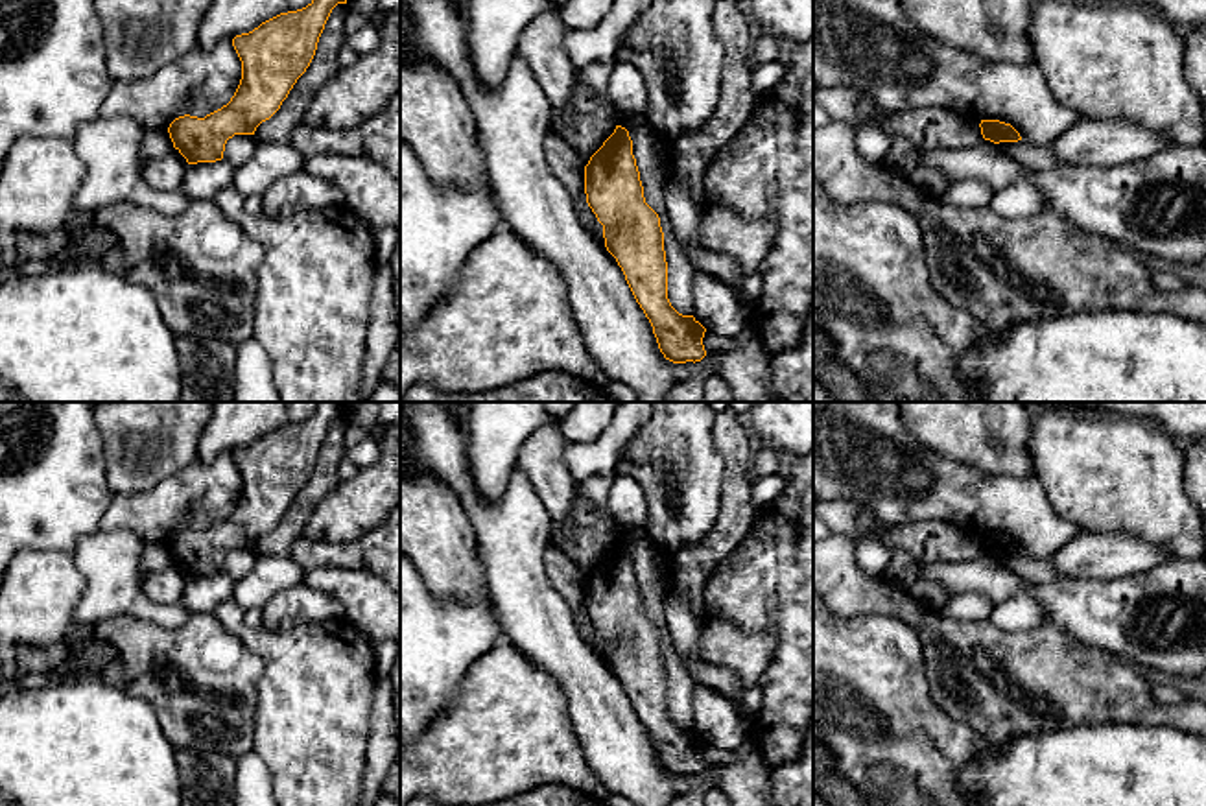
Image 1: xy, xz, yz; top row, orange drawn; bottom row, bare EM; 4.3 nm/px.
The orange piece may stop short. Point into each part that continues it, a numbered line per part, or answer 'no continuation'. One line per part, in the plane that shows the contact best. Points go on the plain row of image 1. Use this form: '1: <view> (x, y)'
no continuation

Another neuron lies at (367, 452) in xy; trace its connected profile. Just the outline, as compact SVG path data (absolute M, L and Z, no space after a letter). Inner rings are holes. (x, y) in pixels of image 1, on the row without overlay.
M369 437L360 444L347 448L345 457L349 457L358 468L371 467L380 459L378 443Z

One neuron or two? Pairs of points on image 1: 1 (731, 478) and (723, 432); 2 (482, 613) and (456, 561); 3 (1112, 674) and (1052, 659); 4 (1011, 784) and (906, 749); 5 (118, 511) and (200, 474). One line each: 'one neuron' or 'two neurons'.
1: one neuron
2: two neurons
3: one neuron
4: two neurons
5: one neuron

